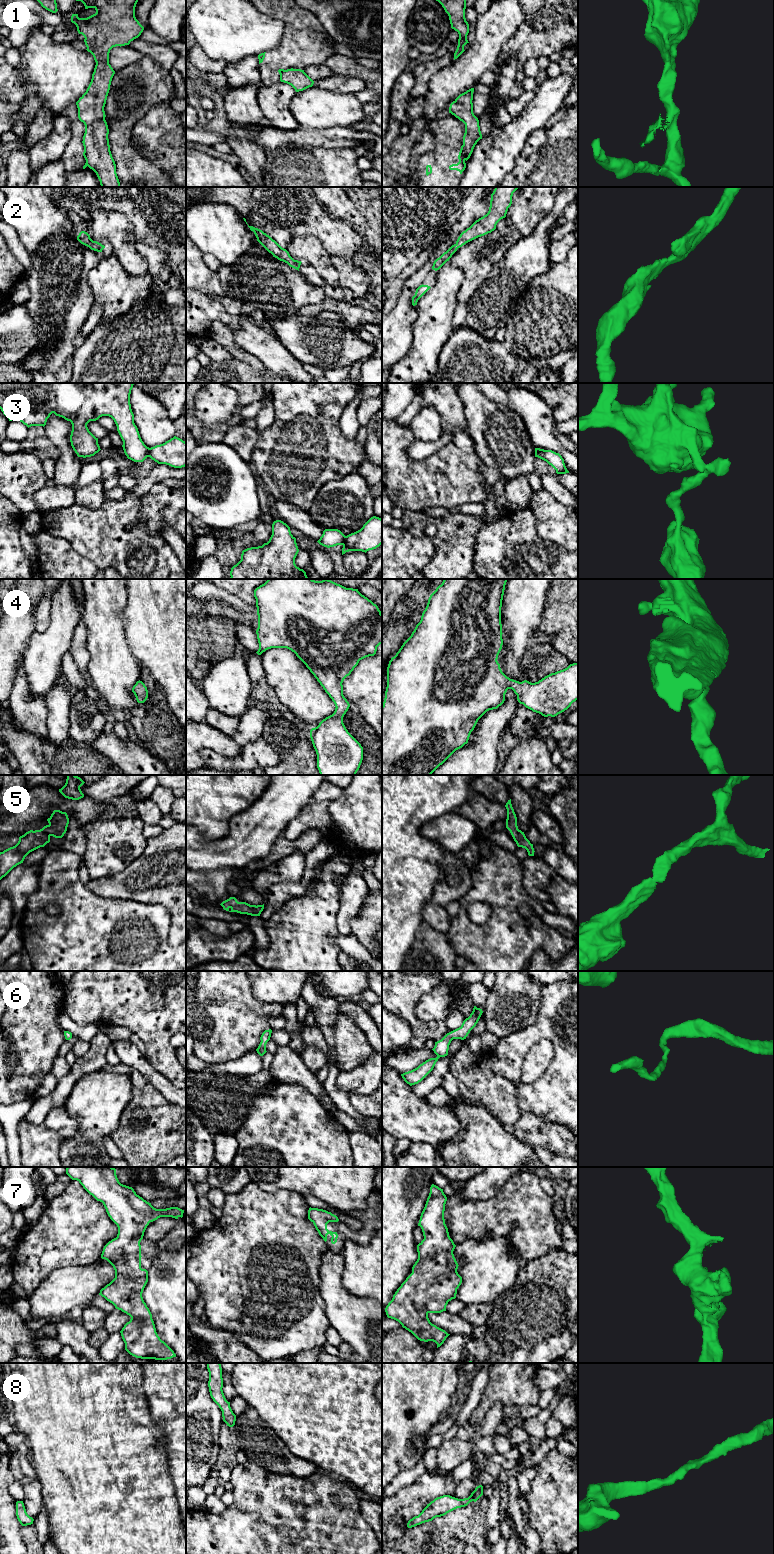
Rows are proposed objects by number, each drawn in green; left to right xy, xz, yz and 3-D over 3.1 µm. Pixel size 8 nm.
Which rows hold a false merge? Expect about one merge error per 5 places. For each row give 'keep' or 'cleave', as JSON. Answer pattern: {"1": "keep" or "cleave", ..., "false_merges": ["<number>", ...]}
{"1": "cleave", "2": "keep", "3": "cleave", "4": "keep", "5": "keep", "6": "keep", "7": "keep", "8": "keep", "false_merges": ["1", "3"]}

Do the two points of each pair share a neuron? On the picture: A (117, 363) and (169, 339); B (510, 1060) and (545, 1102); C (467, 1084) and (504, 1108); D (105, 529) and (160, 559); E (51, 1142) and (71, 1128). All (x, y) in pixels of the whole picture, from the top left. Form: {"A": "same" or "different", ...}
{"A": "same", "B": "same", "C": "same", "D": "same", "E": "different"}

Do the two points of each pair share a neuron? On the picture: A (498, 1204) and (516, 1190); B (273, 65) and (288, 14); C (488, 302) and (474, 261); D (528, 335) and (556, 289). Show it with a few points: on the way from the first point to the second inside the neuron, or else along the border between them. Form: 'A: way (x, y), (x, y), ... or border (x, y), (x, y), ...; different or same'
A: way (502, 1204), (512, 1194); same
B: way (286, 52), (290, 48), (290, 27); same
C: border (496, 264), (484, 282), (467, 301); different
D: way (539, 324), (556, 307), (556, 300); same

